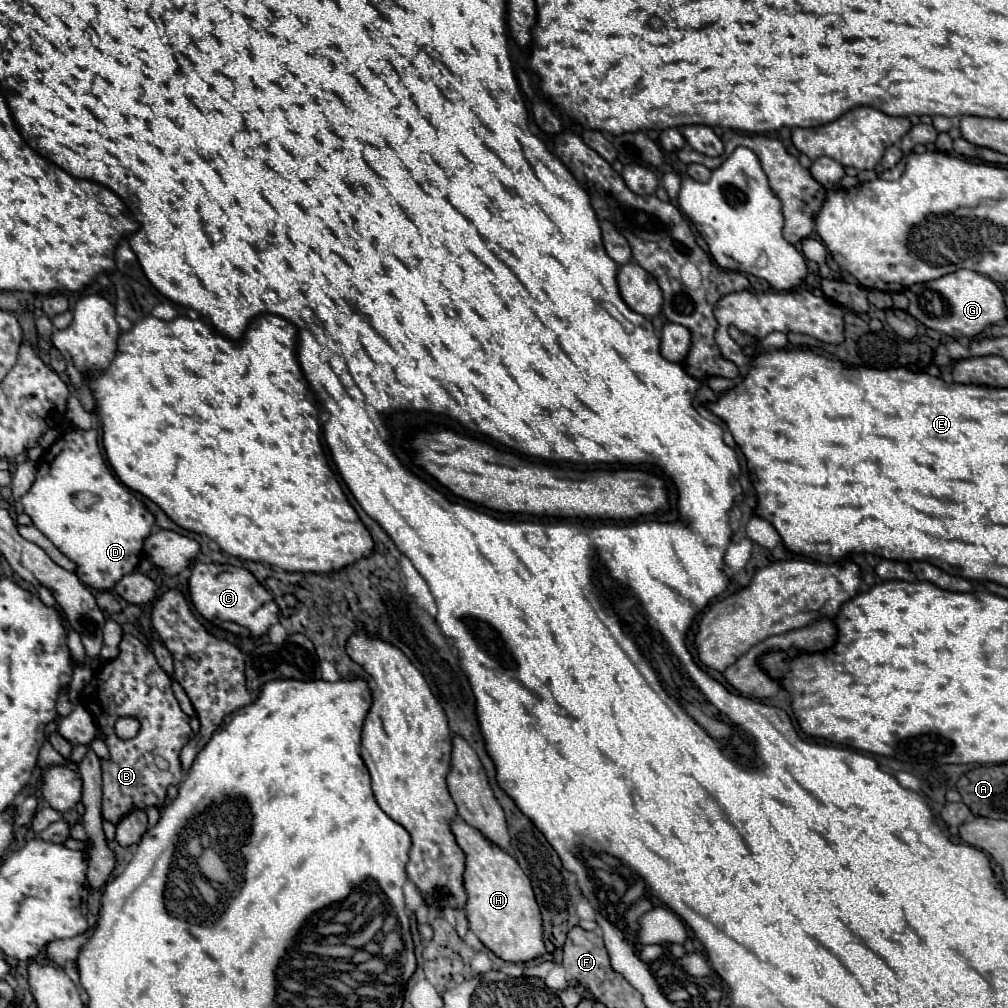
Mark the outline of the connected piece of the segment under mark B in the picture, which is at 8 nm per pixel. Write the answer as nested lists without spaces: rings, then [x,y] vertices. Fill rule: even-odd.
[[[128,633],[122,635],[118,649],[118,657],[102,663],[80,695],[80,703],[94,715],[110,751],[110,759],[102,759],[102,817],[114,825],[132,809],[146,811],[148,807],[160,809],[164,805],[168,785],[182,781],[178,755],[196,735],[190,727],[190,717],[180,709],[172,693],[170,677],[160,669],[154,653],[138,637]],[[124,715],[134,715],[142,725],[132,739],[120,739],[114,733],[116,719]]]

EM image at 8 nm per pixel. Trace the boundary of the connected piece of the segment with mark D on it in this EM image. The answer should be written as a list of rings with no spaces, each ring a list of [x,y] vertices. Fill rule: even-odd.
[[[72,427],[70,431],[66,431],[38,461],[38,471],[36,471],[36,481],[32,485],[32,489],[20,497],[14,505],[16,513],[26,513],[32,523],[60,549],[60,553],[64,553],[70,561],[76,563],[76,575],[80,577],[80,581],[92,589],[98,591],[110,591],[114,589],[114,585],[128,573],[136,571],[138,563],[140,563],[140,553],[142,553],[142,543],[144,539],[152,533],[154,529],[154,515],[146,509],[146,505],[134,497],[134,493],[122,485],[114,473],[110,471],[110,467],[106,465],[100,445],[98,445],[98,431],[96,429],[80,429],[80,427]],[[80,491],[90,491],[98,497],[98,501],[92,507],[86,509],[78,509],[72,503],[72,493],[80,493]]]

